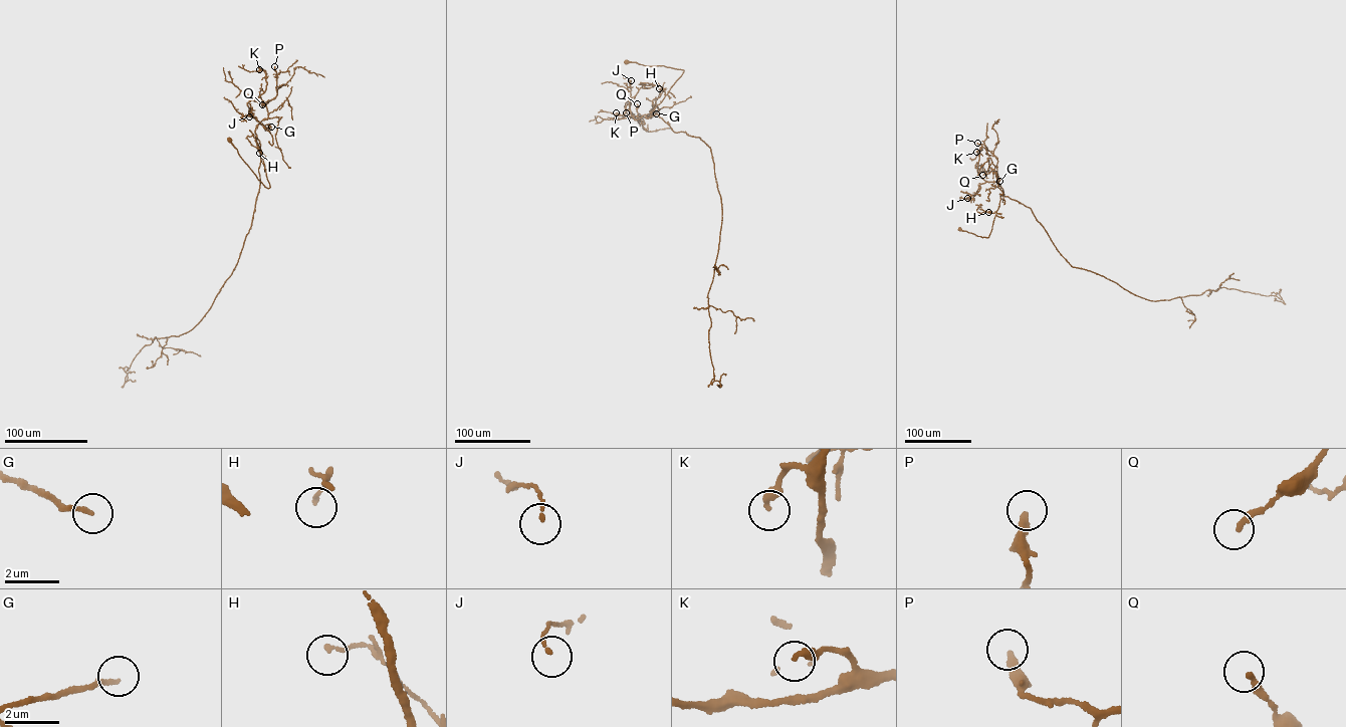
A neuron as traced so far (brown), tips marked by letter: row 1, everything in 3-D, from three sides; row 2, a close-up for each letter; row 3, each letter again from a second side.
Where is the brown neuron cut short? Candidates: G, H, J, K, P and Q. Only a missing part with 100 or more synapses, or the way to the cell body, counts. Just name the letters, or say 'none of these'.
none of these

